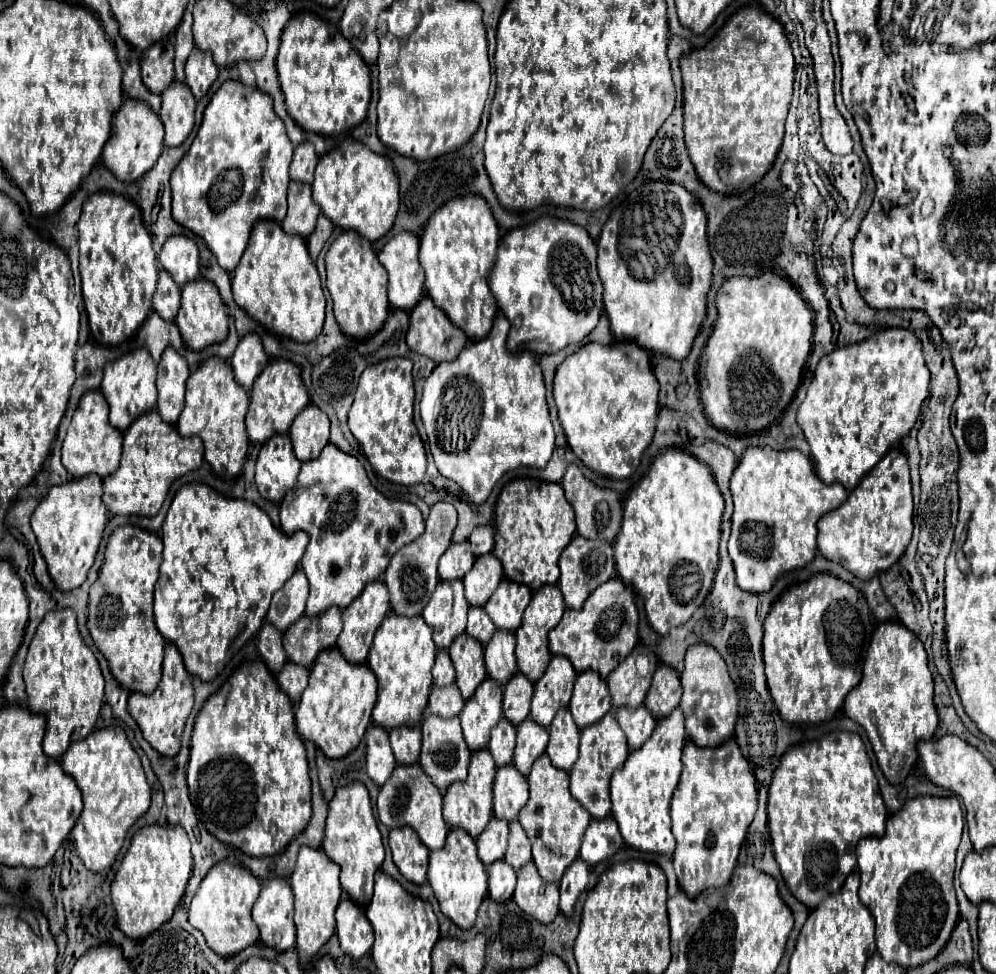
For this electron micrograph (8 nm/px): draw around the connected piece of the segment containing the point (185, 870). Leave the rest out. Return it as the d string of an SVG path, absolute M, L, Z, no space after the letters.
M149 825L137 831L131 839L121 867L111 883L111 901L115 907L117 927L129 939L145 939L171 919L175 907L183 899L191 877L191 847L189 837L179 825Z

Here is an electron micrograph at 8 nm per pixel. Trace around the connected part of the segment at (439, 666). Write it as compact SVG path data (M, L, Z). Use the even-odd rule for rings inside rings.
M441 649L433 665L433 685L441 687L441 685L451 685L451 683L455 683L455 667L451 663L449 653Z

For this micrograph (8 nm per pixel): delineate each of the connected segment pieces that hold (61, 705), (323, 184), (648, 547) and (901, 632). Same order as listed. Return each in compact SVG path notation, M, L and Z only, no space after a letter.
M71 609L51 611L47 619L41 621L29 645L23 679L29 697L29 711L33 715L45 715L47 719L43 751L59 761L71 743L85 739L93 731L103 705L105 687L99 663L85 645Z
M347 139L319 159L313 199L319 203L323 215L341 229L351 229L367 241L377 241L393 227L399 209L399 181L387 157L373 153L359 141Z
M665 449L653 461L649 473L631 489L624 500L621 531L613 543L615 569L623 585L633 587L643 597L647 621L659 635L665 635L671 627L687 623L709 595L715 571L719 567L723 509L723 497L707 465L679 449Z
M883 623L877 627L863 665L863 679L845 697L845 715L865 729L887 781L901 783L917 761L917 743L933 739L939 723L927 653L921 639L905 625Z

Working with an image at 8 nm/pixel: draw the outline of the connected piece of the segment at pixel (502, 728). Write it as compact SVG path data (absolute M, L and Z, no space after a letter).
M501 719L499 725L491 731L489 751L491 751L497 767L509 765L509 763L513 761L513 751L515 751L515 727L513 727L507 719Z

